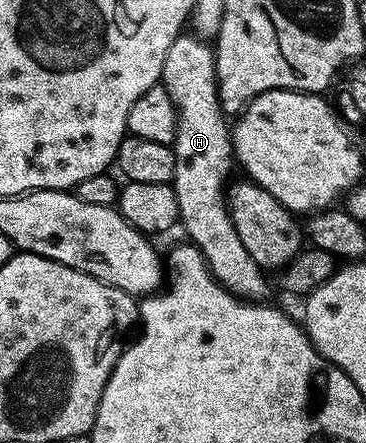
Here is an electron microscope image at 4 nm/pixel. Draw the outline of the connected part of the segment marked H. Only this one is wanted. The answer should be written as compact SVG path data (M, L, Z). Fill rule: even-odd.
M181 33L165 53L162 90L175 107L175 178L173 186L181 227L187 230L186 238L198 247L216 281L232 295L244 301L266 300L267 283L263 280L264 268L253 261L251 251L241 245L237 231L233 229L231 215L227 212L225 188L227 174L233 167L233 135L223 121L224 112L219 105L219 91L215 78L214 58L175 59L181 49L187 55L195 55L203 43L188 33Z

